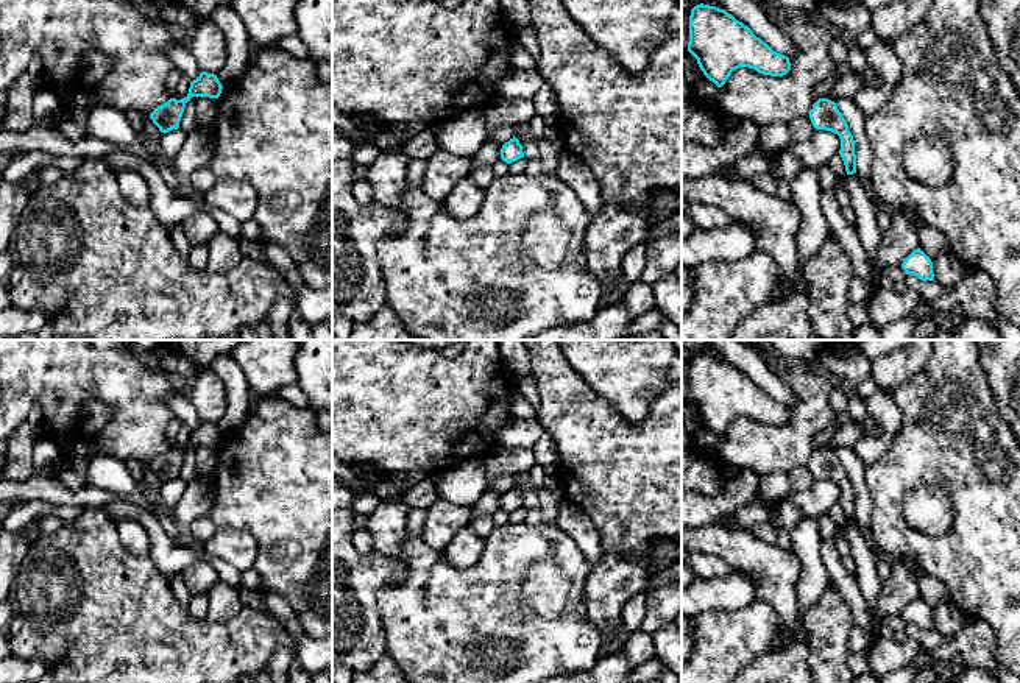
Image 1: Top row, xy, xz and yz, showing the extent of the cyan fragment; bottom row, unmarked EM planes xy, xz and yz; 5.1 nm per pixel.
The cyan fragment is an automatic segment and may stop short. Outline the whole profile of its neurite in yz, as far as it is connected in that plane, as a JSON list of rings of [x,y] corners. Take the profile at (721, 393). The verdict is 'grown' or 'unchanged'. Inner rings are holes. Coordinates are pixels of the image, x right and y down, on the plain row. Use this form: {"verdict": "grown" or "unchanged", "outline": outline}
{"verdict": "unchanged", "outline": [[[703,352],[691,359],[688,401],[717,437],[739,416],[770,426],[791,419],[788,405],[774,401],[725,359]]]}

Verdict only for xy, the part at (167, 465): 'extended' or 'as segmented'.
as segmented

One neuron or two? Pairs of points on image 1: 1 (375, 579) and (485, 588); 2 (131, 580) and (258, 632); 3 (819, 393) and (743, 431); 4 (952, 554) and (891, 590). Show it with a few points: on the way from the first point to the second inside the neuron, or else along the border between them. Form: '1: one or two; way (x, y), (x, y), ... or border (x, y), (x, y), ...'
1: two; border (395, 557), (406, 577), (382, 588), (378, 607)
2: one; way (162, 612), (184, 633), (226, 633)
3: one; way (805, 414), (785, 434), (763, 434)
4: two; border (903, 554), (910, 554), (920, 568)

